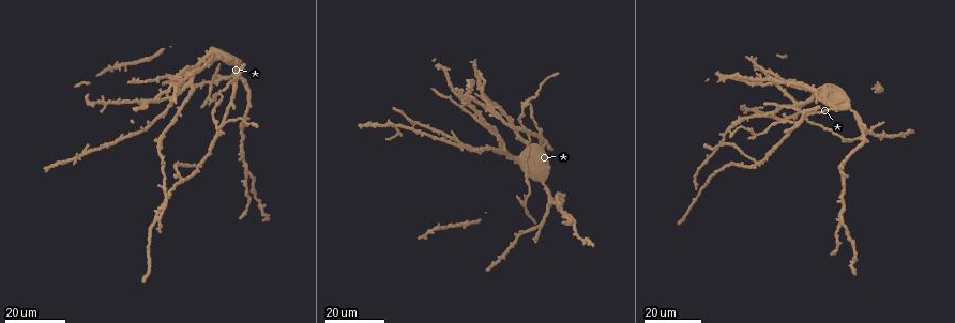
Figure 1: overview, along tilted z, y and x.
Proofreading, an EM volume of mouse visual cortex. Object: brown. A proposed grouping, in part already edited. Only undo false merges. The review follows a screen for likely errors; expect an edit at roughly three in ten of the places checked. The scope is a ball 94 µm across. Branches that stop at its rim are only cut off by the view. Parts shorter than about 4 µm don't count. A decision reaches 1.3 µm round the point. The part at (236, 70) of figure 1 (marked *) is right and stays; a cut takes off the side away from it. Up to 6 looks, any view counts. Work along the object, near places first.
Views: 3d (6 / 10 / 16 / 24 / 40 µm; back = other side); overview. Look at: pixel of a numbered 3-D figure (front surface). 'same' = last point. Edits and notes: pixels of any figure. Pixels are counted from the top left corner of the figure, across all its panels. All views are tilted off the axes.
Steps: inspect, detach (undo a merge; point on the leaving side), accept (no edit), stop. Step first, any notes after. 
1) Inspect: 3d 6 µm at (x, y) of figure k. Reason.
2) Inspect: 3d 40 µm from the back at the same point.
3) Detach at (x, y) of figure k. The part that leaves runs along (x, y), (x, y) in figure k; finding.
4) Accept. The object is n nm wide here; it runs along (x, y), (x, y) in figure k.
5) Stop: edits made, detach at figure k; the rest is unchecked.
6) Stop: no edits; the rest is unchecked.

Inspect: 3d 16 µm at (207, 96) of figure 1. Three arms meet.

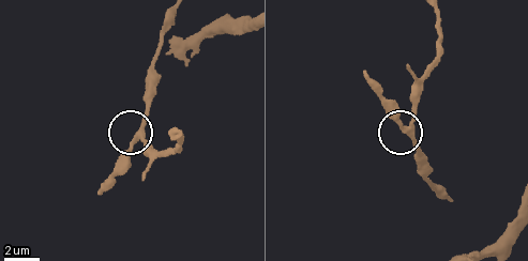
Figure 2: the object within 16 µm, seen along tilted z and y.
Inspect: 3d 10 µm at (136, 140) of figure 2. Zoom in.

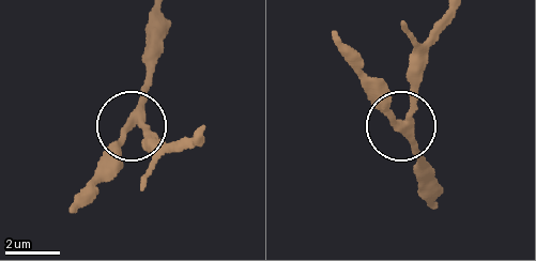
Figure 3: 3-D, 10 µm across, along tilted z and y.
Inspect: 3d 6 µm at (128, 124) of figure 3.

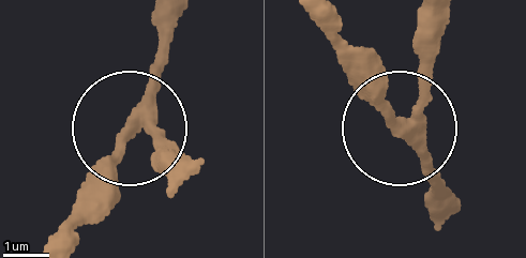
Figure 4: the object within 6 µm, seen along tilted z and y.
Accept. It runs along (447, 11), (425, 101), (406, 119), (384, 117), (346, 74) in figure 4; all the same cell.

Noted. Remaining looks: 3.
Inspect: 3d 24 µm at (456, 144) of figure 1. Small branch off a trunk.

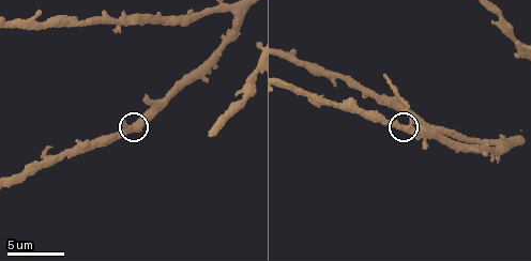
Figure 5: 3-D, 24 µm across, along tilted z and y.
Inspect: 3d 6 µm at (409, 126) of figure 5. Zoom in.

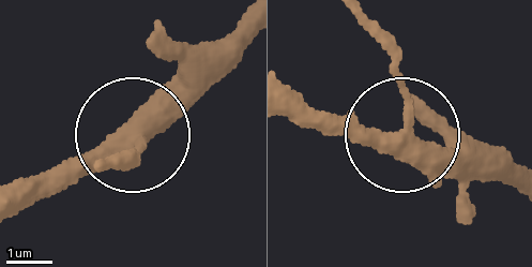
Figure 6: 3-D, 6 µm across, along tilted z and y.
Accept. It runs along (505, 173), (408, 137), (390, 36) in figure 6; continuous, no second cell.

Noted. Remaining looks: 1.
Stop: no edits; the rest is unchecked.

